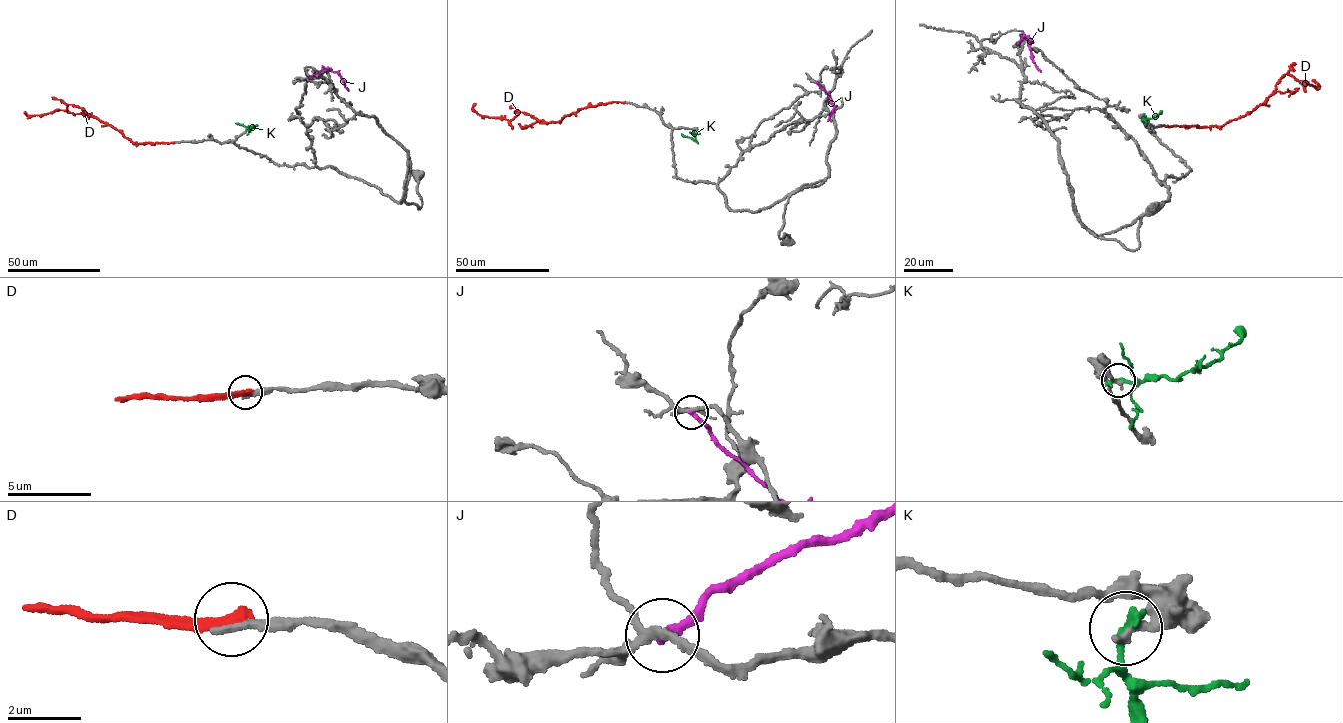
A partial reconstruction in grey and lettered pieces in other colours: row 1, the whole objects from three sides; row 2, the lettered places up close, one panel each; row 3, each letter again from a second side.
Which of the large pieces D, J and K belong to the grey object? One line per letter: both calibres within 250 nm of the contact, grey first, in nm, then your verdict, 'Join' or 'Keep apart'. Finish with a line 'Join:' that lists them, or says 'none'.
D: Thickness 320 nm (grey) against 320 nm. Keep apart
J: Thickness 200 nm (grey) against 260 nm. Keep apart
K: Thickness 300 nm (grey) against 280 nm. Keep apart
Join: none

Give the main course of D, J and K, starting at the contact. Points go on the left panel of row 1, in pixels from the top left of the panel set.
D: (173, 142), (132, 142), (120, 131), (67, 104), (66, 110), (31, 116), (24, 113)
J: (309, 77), (328, 68), (340, 76), (348, 90)
K: (248, 129), (254, 126), (236, 123)

